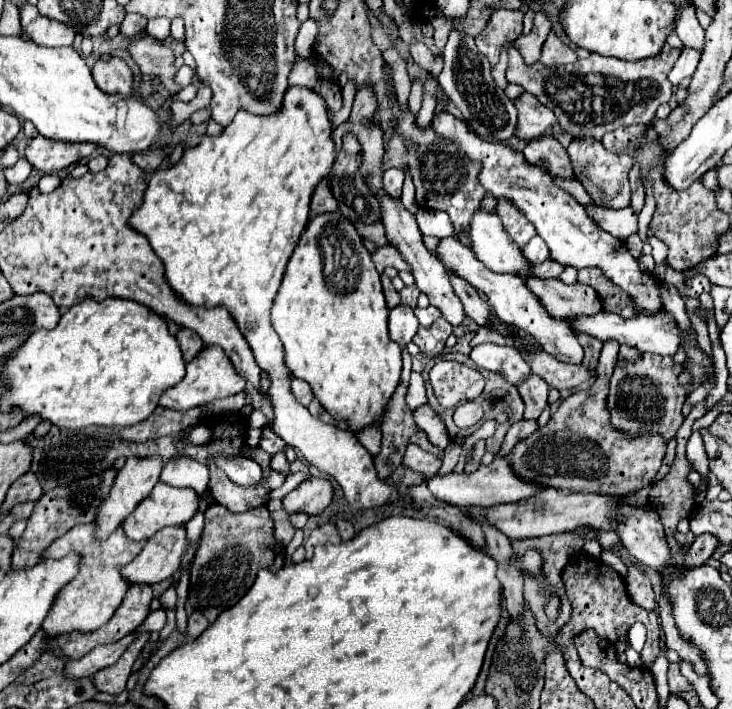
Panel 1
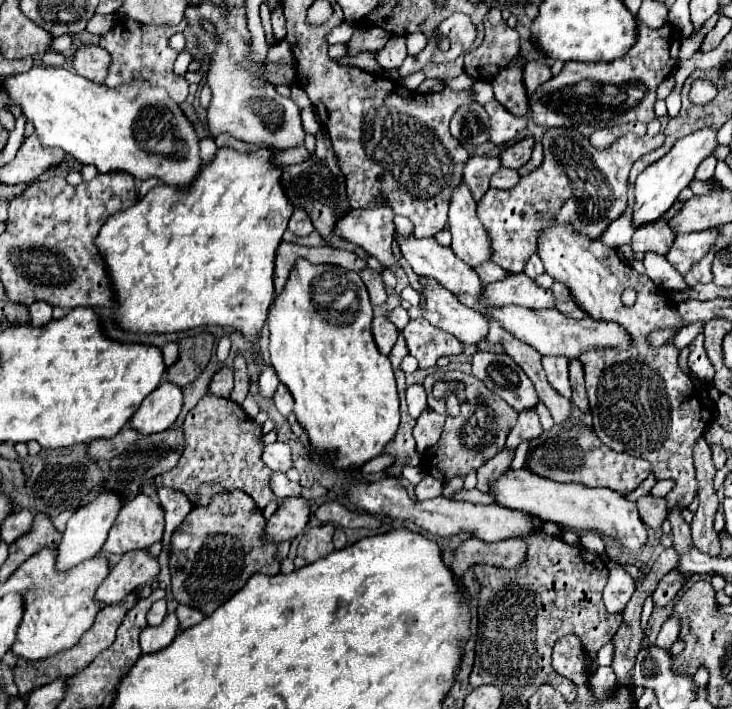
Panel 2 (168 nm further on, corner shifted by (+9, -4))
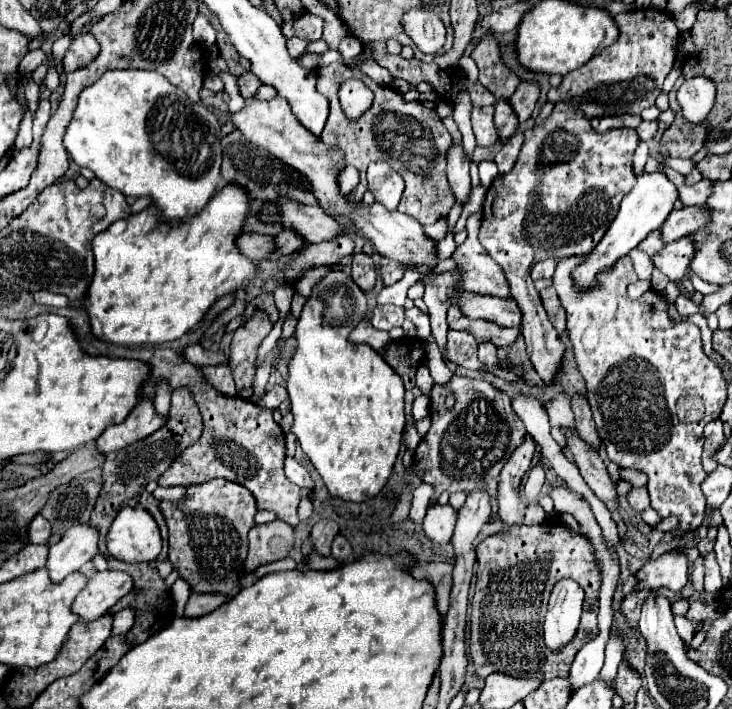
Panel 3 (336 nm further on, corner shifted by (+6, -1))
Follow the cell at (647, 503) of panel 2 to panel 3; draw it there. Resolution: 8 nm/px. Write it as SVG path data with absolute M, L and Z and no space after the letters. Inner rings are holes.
M632 487L628 493L628 503L632 509L636 509L638 513L644 511L646 507L650 507L650 499L648 499L648 491L644 487Z

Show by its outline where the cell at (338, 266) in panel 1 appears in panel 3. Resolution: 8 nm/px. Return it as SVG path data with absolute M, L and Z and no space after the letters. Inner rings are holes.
M344 271L328 273L322 283L314 287L310 301L300 315L296 327L298 347L288 367L288 395L294 413L290 431L298 437L302 451L320 473L330 497L354 503L374 499L384 489L396 463L404 431L404 383L400 375L396 375L396 371L392 371L372 347L348 341L348 333L366 313L366 297L352 277Z

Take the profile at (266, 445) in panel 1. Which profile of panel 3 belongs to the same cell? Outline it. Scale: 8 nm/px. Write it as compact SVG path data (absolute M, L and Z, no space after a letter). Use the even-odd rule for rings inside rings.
M292 457L286 459L286 463L284 463L284 473L286 473L286 477L288 477L292 483L296 483L298 487L314 489L314 481L312 481L312 477L308 475L308 471L306 471L296 459L292 459Z

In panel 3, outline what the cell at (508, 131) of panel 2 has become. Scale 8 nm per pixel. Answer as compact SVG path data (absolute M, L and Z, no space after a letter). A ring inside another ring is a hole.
M474 107L470 111L472 129L476 135L476 145L492 147L496 143L496 127L494 127L494 107Z

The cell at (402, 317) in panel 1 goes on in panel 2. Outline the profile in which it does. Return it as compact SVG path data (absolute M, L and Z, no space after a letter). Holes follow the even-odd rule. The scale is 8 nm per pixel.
M377 316L377 318L373 318L371 330L373 330L373 338L375 338L377 348L383 354L389 354L389 350L393 348L393 344L397 342L397 336L399 336L399 330L393 328L393 322L389 322L387 316Z

